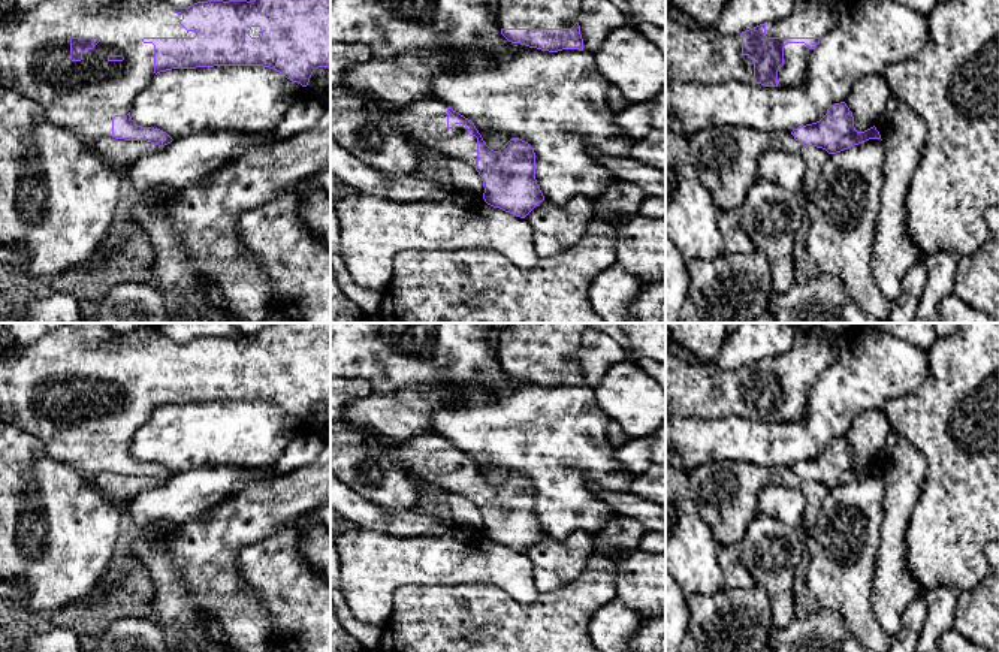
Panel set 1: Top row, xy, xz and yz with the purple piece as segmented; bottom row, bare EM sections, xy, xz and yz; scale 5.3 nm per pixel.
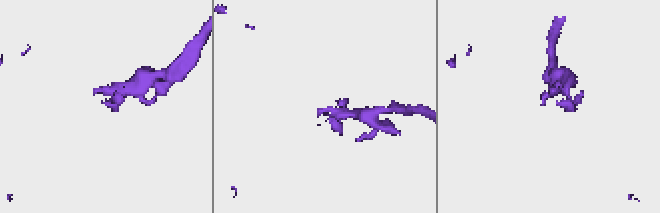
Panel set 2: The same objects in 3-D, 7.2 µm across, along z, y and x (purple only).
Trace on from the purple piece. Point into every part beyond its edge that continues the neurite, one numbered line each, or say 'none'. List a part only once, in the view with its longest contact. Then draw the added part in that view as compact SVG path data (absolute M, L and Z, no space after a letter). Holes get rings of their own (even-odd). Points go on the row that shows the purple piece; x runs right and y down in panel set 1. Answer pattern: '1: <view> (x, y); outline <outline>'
1: xy (84, 96); outline M45 0L24 12L13 24L0 25L0 88L21 93L34 100L48 121L76 133L88 144L112 136L112 118L127 115L135 97L156 78L154 45L144 37L194 37L179 21L181 13L166 0ZM72 37L99 37L93 49L82 52L81 61L70 60Z

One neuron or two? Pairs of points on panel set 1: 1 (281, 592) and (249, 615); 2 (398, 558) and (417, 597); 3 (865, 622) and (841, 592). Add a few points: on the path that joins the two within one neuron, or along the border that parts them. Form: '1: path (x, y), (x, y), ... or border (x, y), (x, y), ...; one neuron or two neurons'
1: border (241, 577), (265, 606), (272, 624), (271, 636); two neurons
2: border (447, 585), (403, 585), (392, 597), (391, 613); two neurons
3: path (857, 615), (856, 607), (848, 600); one neuron

